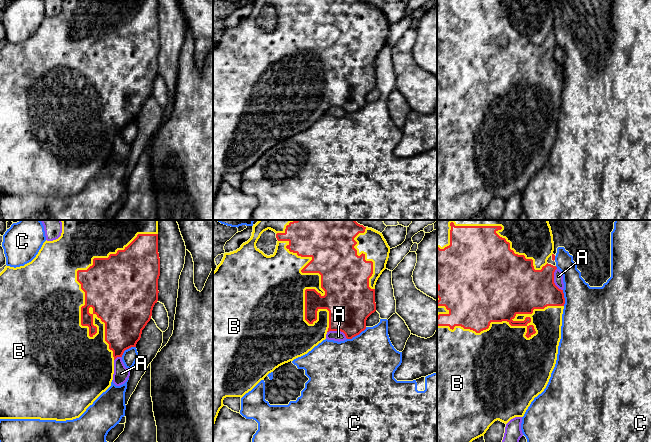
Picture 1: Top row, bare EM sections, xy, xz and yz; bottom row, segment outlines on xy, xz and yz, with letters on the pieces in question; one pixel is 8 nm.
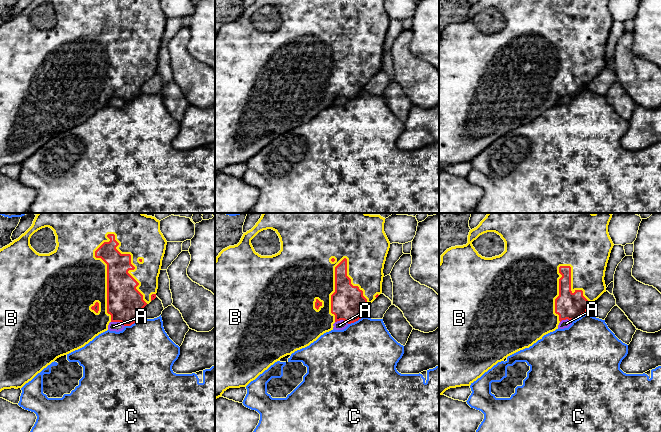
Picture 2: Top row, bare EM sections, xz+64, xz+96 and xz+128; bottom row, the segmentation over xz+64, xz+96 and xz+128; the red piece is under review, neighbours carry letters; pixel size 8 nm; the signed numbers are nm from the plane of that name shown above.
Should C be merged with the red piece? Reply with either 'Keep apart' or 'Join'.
Keep apart

